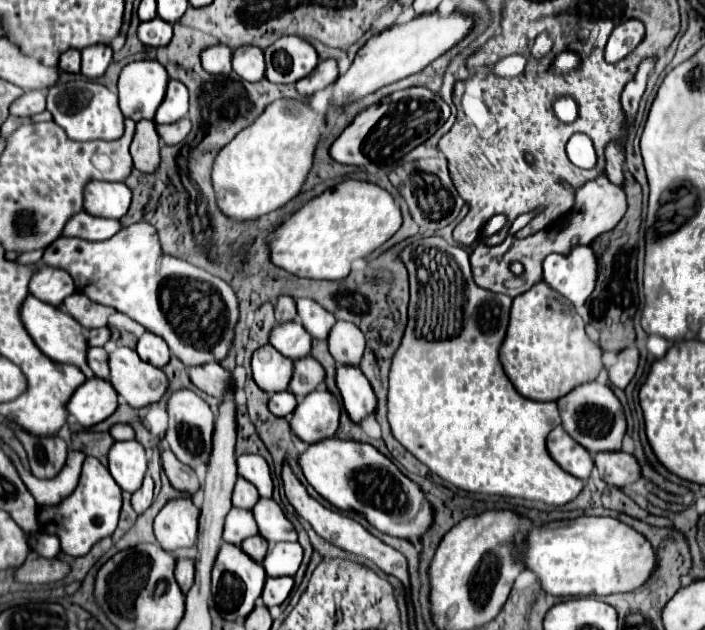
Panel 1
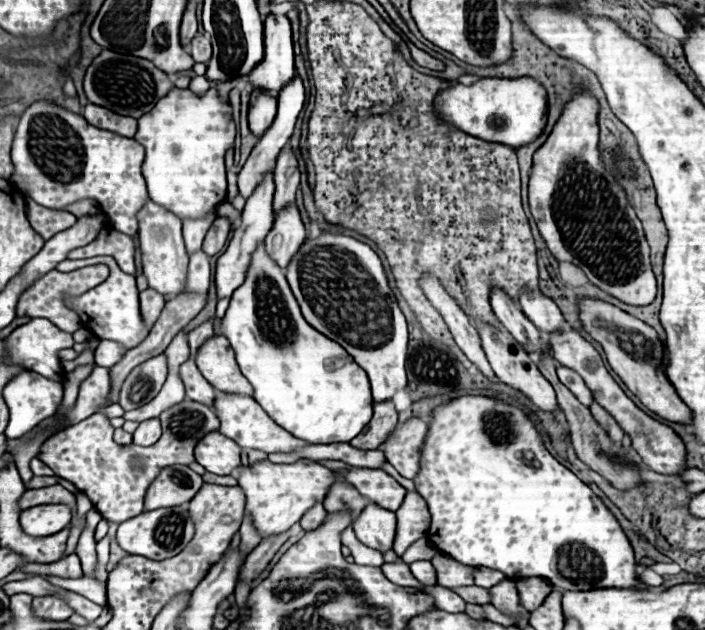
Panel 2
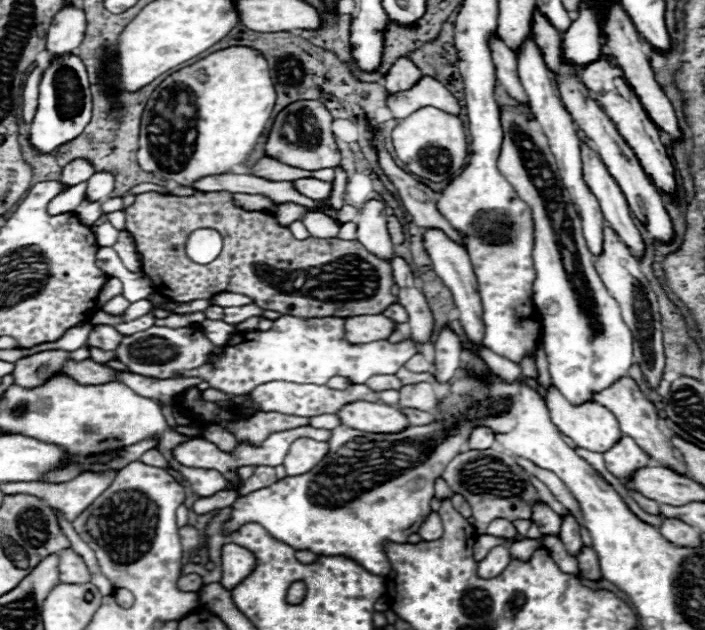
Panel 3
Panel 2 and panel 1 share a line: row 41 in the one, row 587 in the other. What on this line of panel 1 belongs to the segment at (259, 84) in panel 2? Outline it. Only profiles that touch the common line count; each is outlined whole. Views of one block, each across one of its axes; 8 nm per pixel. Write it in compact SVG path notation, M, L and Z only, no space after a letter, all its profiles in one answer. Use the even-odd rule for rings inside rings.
M282 576L282 578L266 578L266 584L264 584L264 592L262 592L262 600L268 608L272 606L278 606L282 604L290 590L294 586L294 580L290 576Z

